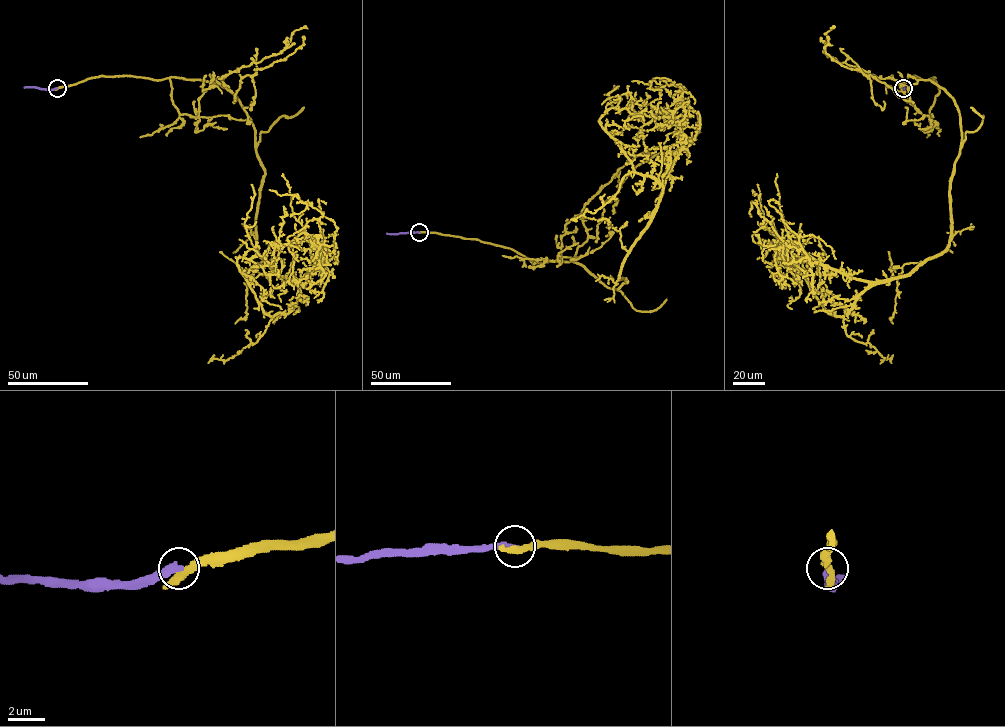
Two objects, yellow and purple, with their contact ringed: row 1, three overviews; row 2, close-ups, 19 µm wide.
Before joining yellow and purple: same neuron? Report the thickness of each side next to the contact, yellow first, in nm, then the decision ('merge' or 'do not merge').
calibres 360 and 360 nm; do not merge

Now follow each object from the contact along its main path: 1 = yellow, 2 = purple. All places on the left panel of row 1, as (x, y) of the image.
1: (57, 88), (234, 95), (264, 170), (257, 250), (299, 288), (285, 313), (237, 265), (255, 254), (251, 184)
2: (57, 88), (24, 87)

